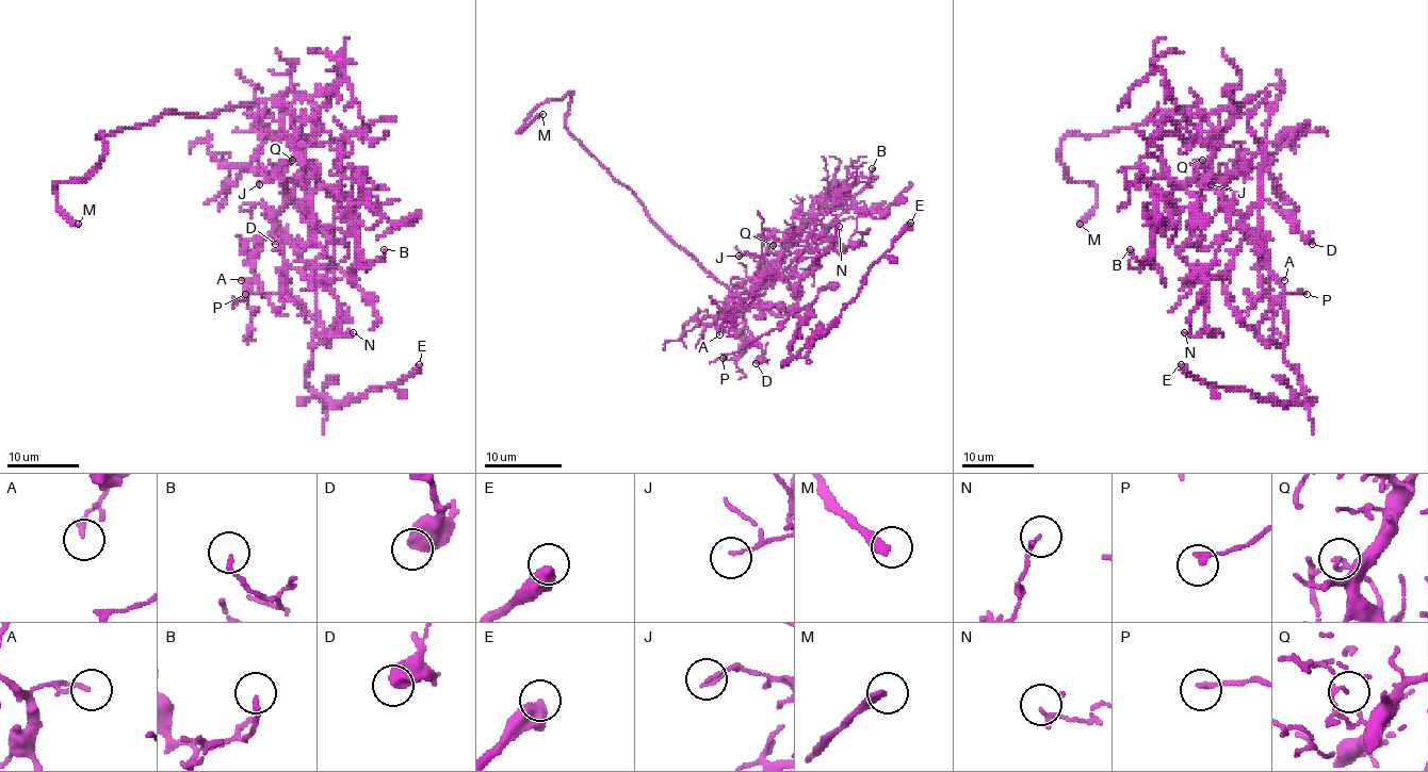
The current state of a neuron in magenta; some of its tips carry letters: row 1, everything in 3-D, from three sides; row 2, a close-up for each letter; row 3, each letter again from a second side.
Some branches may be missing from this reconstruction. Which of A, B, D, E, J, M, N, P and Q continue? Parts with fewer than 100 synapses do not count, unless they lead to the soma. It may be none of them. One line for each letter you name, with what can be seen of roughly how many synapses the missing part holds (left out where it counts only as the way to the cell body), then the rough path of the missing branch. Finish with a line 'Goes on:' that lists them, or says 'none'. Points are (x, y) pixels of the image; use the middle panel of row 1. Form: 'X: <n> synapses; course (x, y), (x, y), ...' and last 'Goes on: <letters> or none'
M: course (542, 114), (552, 107), (545, 95), (549, 83), (540, 74), (542, 77), (535, 79)
Goes on: M

